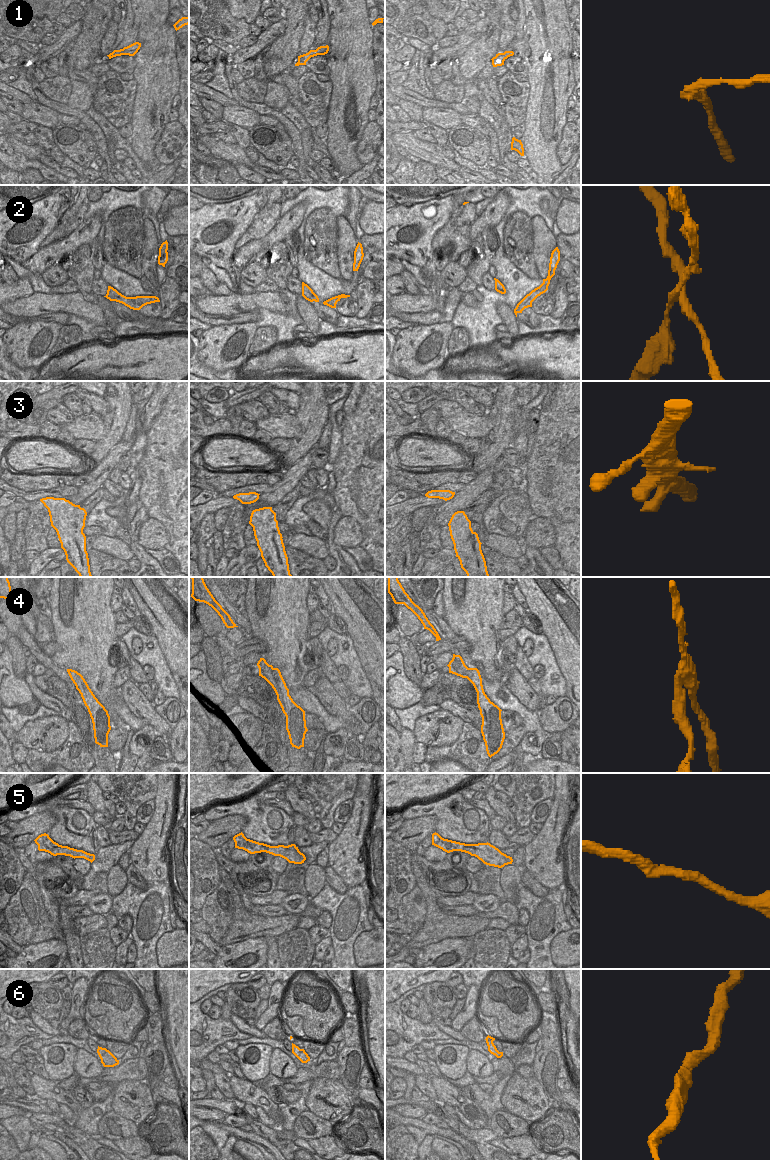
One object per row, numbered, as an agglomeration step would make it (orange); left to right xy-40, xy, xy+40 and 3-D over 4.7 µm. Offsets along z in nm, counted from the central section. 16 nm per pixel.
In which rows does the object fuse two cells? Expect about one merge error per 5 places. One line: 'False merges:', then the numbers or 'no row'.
False merges: 1, 2, 4

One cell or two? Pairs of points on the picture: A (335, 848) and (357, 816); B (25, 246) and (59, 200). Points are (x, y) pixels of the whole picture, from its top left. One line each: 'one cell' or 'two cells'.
A: one cell
B: one cell

